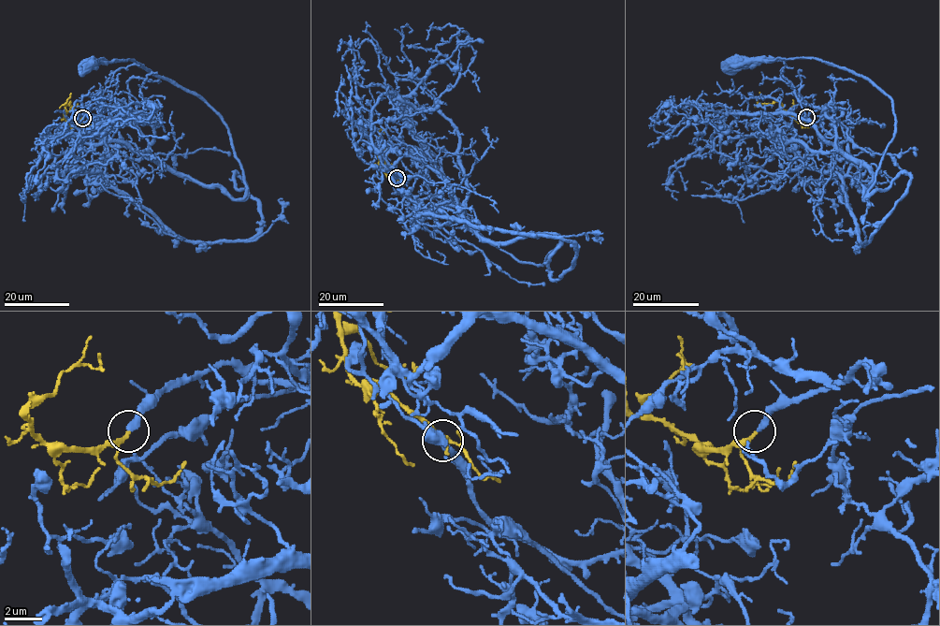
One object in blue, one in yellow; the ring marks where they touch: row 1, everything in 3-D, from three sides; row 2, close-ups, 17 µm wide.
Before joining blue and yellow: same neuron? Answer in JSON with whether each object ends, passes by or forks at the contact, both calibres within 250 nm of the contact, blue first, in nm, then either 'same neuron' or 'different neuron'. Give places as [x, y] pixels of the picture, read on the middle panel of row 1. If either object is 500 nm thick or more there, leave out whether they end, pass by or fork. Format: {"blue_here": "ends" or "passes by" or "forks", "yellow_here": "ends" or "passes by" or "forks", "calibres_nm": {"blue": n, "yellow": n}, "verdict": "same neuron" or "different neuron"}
{"blue_here": "ends", "yellow_here": "ends", "calibres_nm": {"blue": 320, "yellow": 220}, "verdict": "same neuron"}

